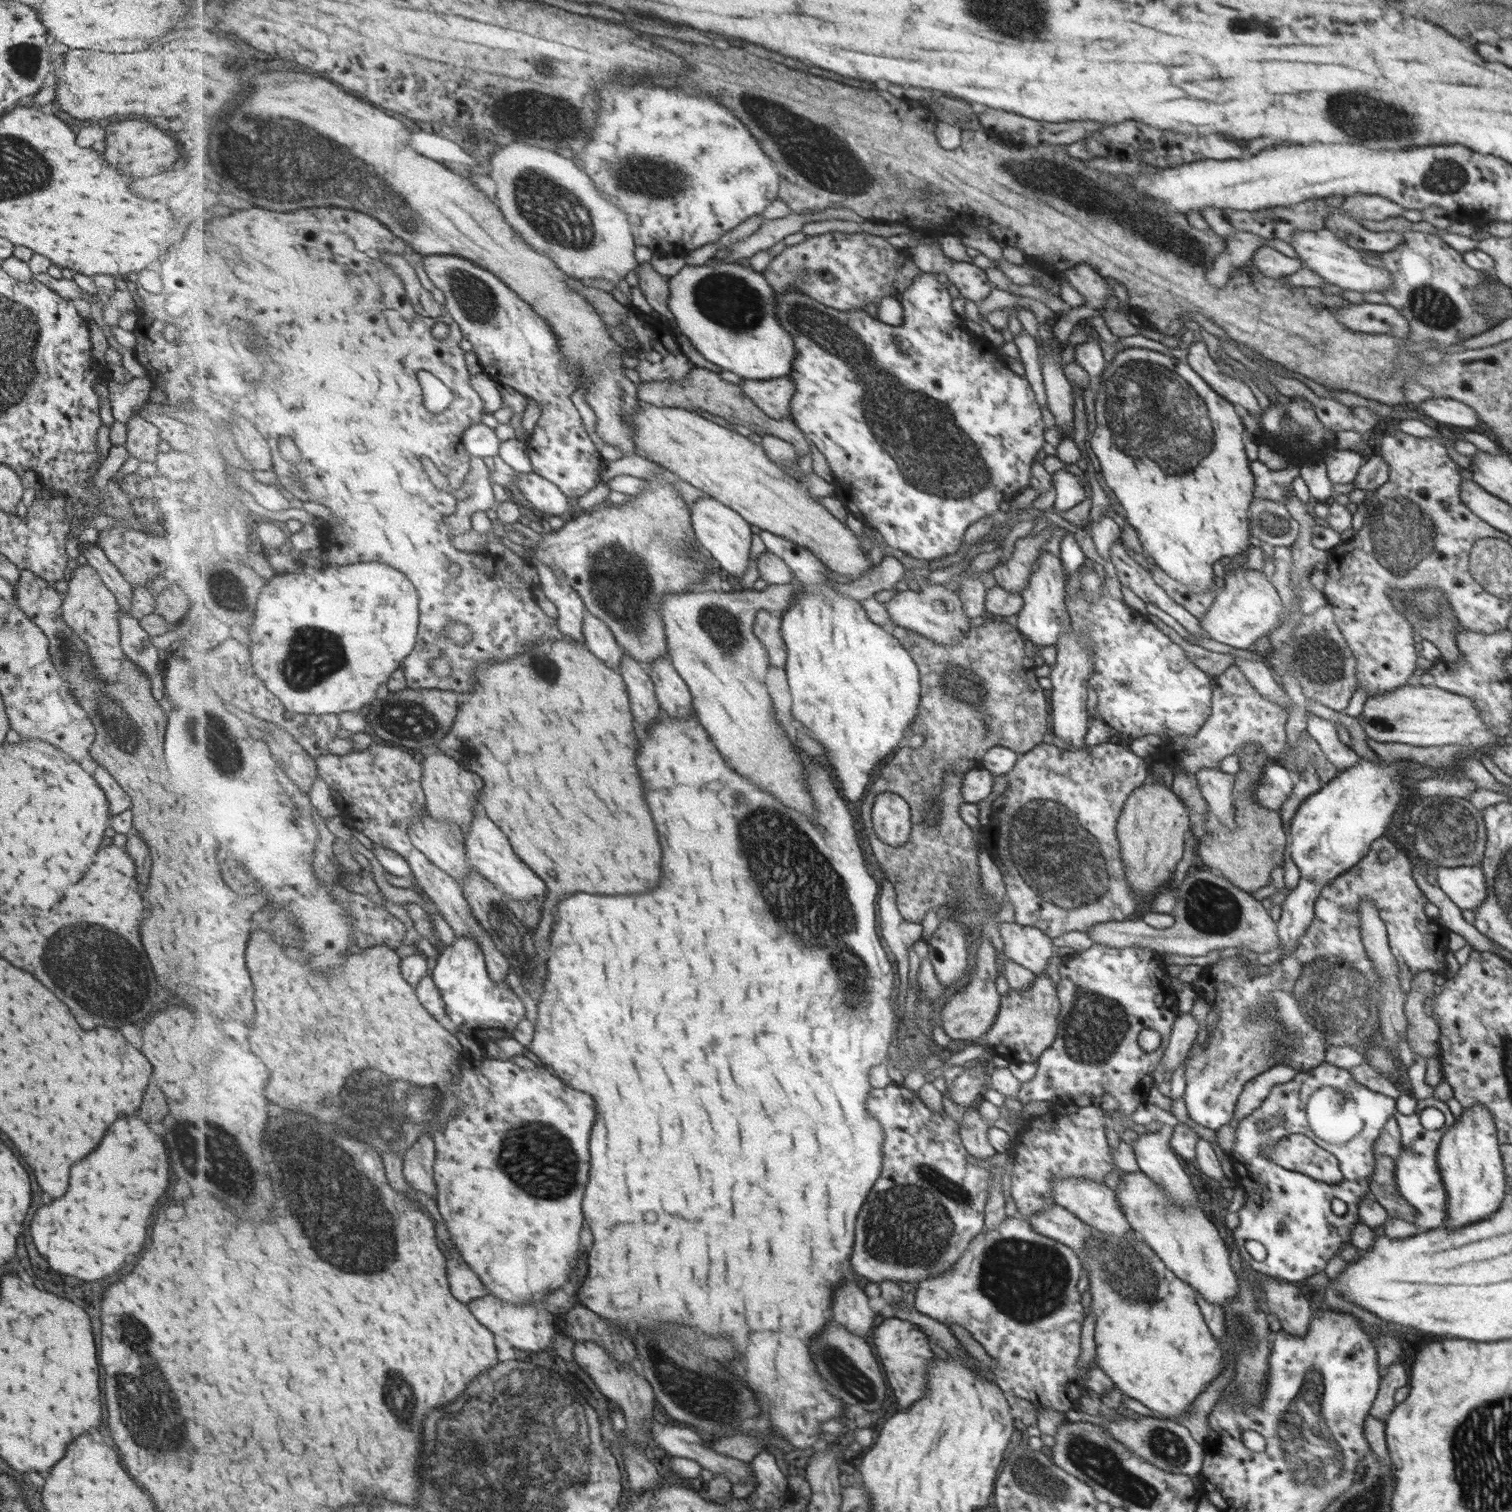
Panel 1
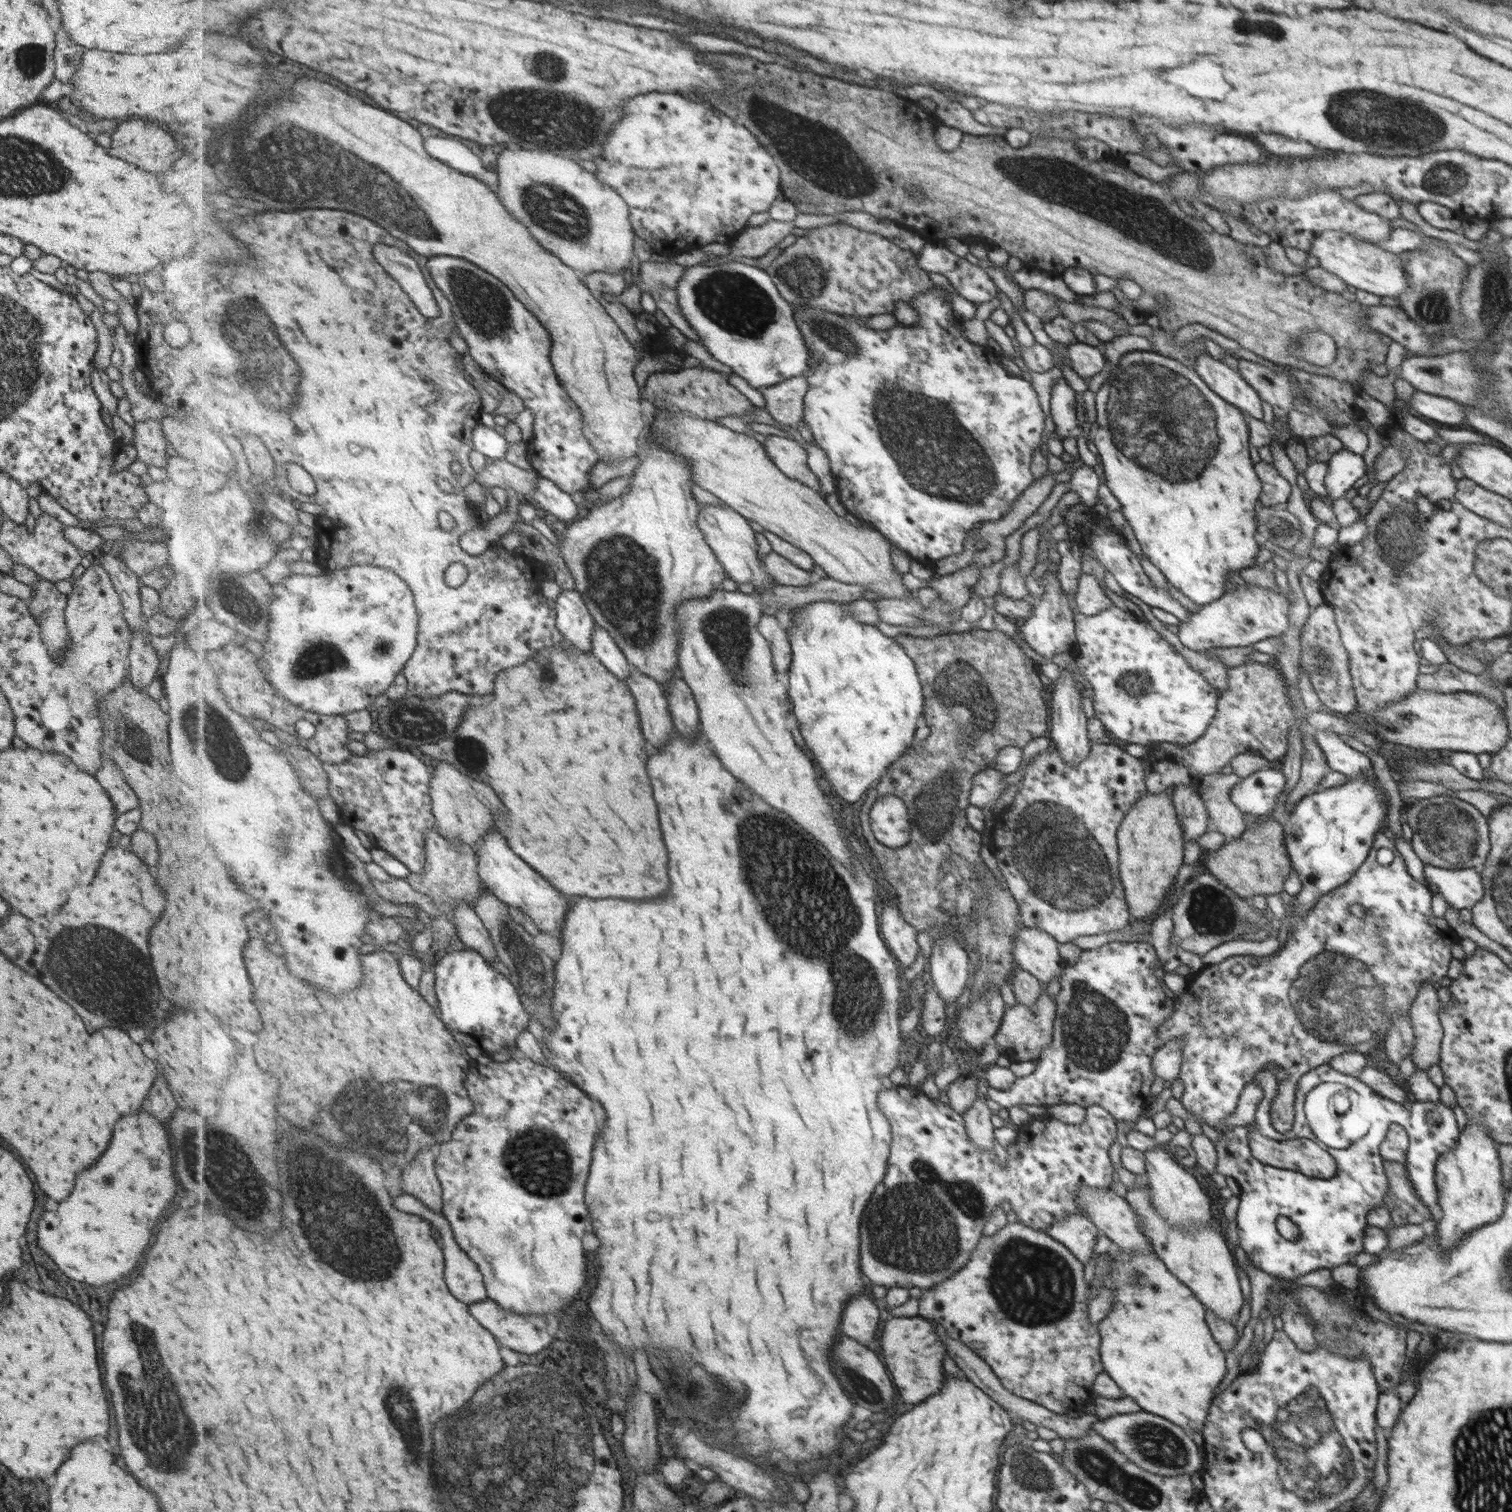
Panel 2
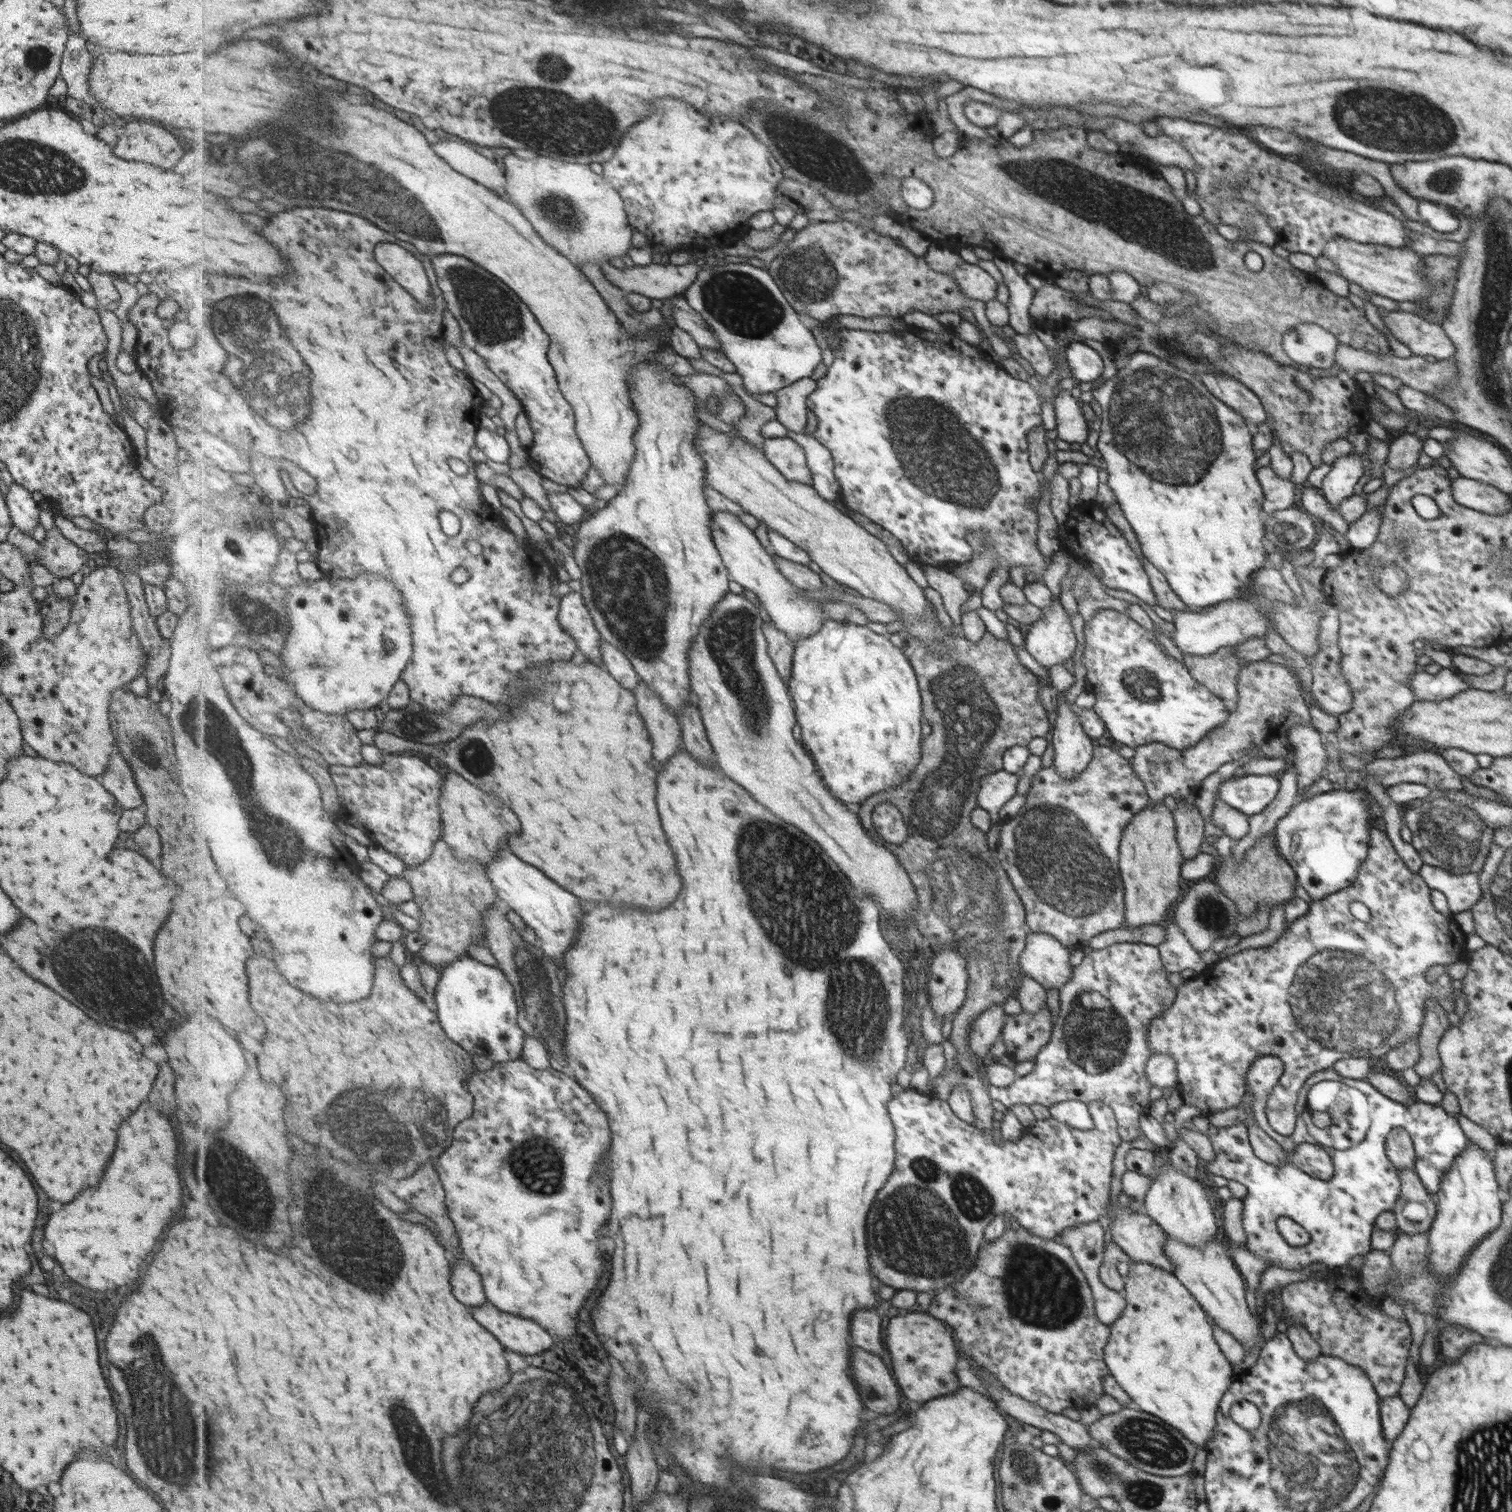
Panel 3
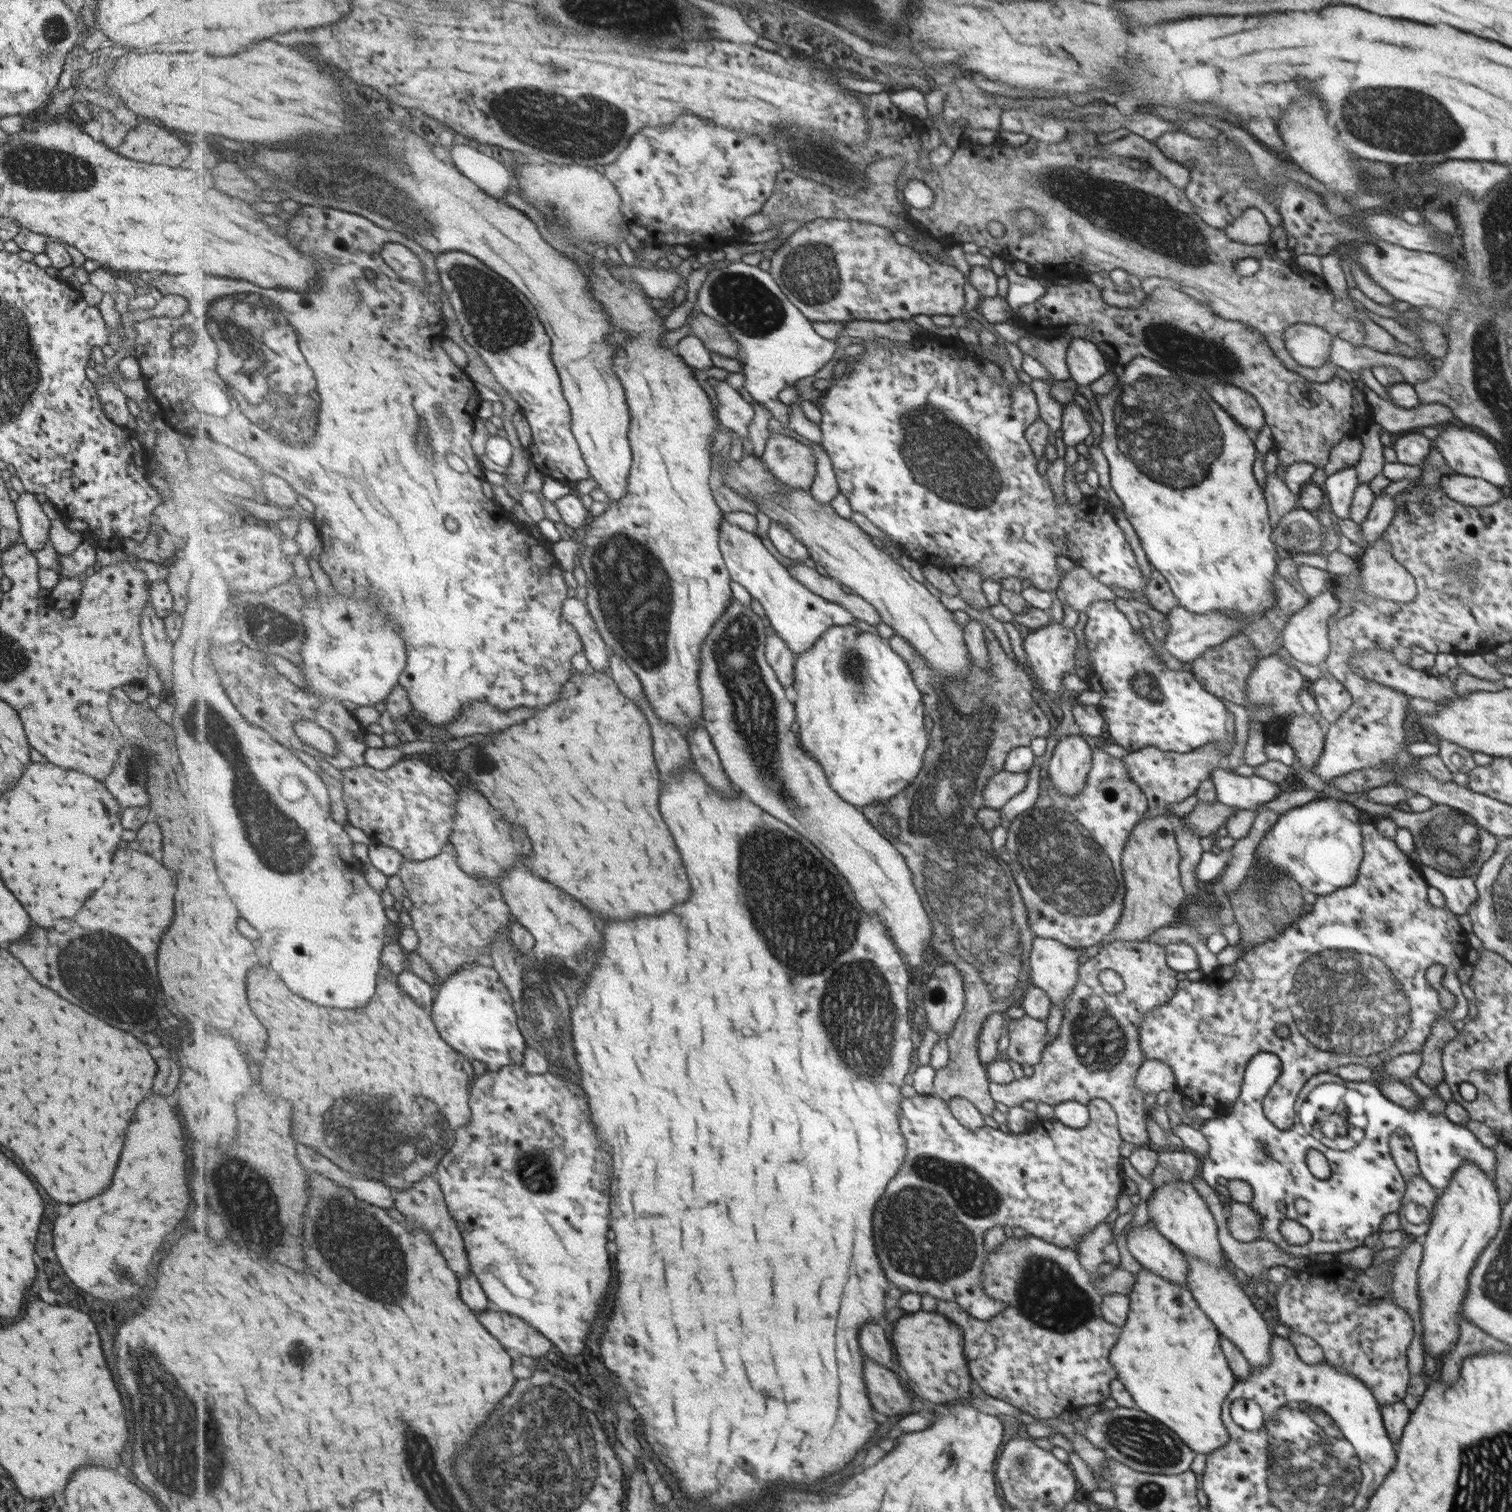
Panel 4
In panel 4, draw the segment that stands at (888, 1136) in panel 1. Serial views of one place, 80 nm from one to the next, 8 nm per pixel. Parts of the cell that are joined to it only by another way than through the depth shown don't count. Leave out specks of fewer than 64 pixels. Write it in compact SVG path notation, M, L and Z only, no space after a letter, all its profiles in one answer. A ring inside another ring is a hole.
M917 1095L905 1097L901 1101L901 1132L905 1132L905 1164L901 1165L901 1172L896 1172L897 1176L893 1177L893 1184L889 1188L885 1187L885 1196L881 1197L881 1204L876 1204L877 1212L873 1215L873 1236L877 1236L877 1244L881 1240L881 1248L877 1248L877 1260L881 1260L881 1268L885 1268L885 1278L903 1292L912 1292L919 1295L930 1294L935 1299L954 1300L961 1304L965 1311L979 1320L988 1320L990 1316L1001 1312L1005 1308L1005 1303L994 1298L989 1298L980 1287L980 1274L983 1272L983 1264L987 1260L987 1250L983 1247L984 1235L989 1228L997 1226L1020 1227L1028 1235L1035 1238L1048 1241L1049 1244L1058 1245L1061 1248L1074 1250L1081 1235L1094 1229L1096 1224L1103 1222L1103 1218L1111 1212L1115 1206L1115 1196L1121 1188L1119 1182L1119 1136L1115 1128L1114 1109L1108 1103L1101 1099L1091 1099L1086 1103L1089 1113L1088 1123L1083 1128L1069 1128L1054 1119L1043 1120L1042 1124L1035 1126L1031 1132L1019 1133L1019 1135L1008 1134L993 1129L987 1125L976 1129L965 1128L960 1121L952 1115L949 1104L943 1099L934 1095Z

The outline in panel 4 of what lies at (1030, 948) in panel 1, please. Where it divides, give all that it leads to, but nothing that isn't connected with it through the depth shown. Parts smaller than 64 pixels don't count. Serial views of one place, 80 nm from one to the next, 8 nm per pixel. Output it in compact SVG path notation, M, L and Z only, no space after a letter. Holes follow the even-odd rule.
M1033 937L1028 958L1030 982L1060 1009L1076 987L1077 956L1079 950L1069 950L1058 940Z

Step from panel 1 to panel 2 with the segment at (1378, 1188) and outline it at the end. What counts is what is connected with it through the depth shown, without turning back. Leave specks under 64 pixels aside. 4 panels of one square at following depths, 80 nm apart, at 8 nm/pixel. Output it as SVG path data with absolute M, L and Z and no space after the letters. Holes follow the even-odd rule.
M1383 1160L1384 1175L1388 1177L1388 1189L1384 1192L1384 1207L1394 1216L1399 1210L1393 1208L1407 1206L1409 1216L1394 1216L1394 1220L1401 1220L1399 1225L1419 1225L1423 1216L1430 1214L1428 1208L1414 1195L1410 1178L1406 1174L1404 1165L1392 1160Z

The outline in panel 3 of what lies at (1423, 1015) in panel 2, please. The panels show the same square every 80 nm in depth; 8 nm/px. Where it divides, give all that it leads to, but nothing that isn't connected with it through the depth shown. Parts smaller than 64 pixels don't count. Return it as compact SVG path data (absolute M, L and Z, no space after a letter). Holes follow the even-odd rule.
M1435 999L1429 1000L1425 1008L1423 1024L1421 1024L1418 1044L1418 1059L1412 1066L1419 1077L1429 1077L1441 1068L1438 1055L1438 1042L1442 1039L1445 1029L1448 1029L1446 1012Z

